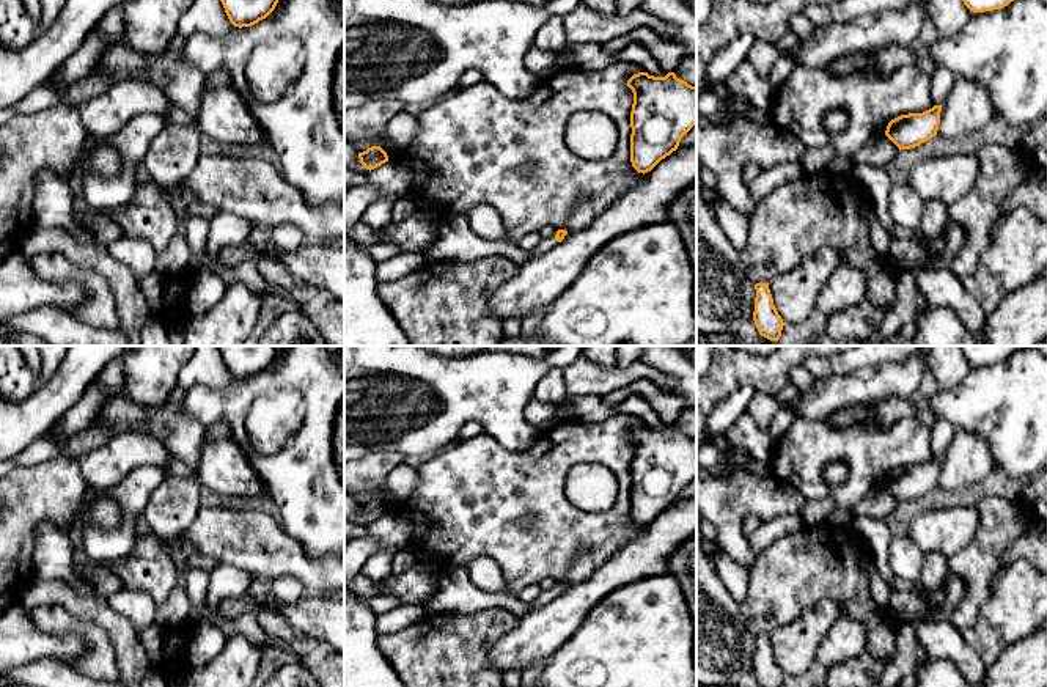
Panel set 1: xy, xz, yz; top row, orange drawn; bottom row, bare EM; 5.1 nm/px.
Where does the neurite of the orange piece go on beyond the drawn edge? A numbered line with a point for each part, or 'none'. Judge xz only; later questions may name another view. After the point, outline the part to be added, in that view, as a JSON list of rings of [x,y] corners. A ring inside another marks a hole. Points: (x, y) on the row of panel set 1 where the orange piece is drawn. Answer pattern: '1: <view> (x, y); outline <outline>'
1: xz (546, 244); outline [[[555,236],[550,237],[542,237],[541,242],[538,244],[538,247],[531,252],[528,252],[528,258],[535,258],[535,256],[541,256],[544,253],[547,253],[549,250],[552,250],[555,245],[558,244],[558,241],[555,239]]]

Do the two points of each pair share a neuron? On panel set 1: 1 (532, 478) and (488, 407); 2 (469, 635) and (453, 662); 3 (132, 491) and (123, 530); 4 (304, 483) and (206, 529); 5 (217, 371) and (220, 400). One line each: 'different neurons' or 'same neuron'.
1: different neurons
2: same neuron
3: same neuron
4: different neurons
5: different neurons

